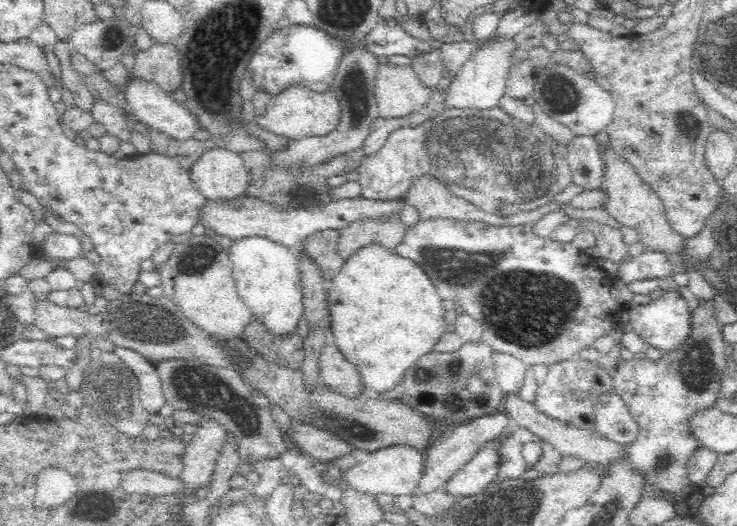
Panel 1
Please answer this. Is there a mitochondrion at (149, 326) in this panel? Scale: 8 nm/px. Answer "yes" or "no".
yes

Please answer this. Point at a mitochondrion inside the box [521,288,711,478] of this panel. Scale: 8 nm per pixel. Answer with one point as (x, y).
(669, 335)

